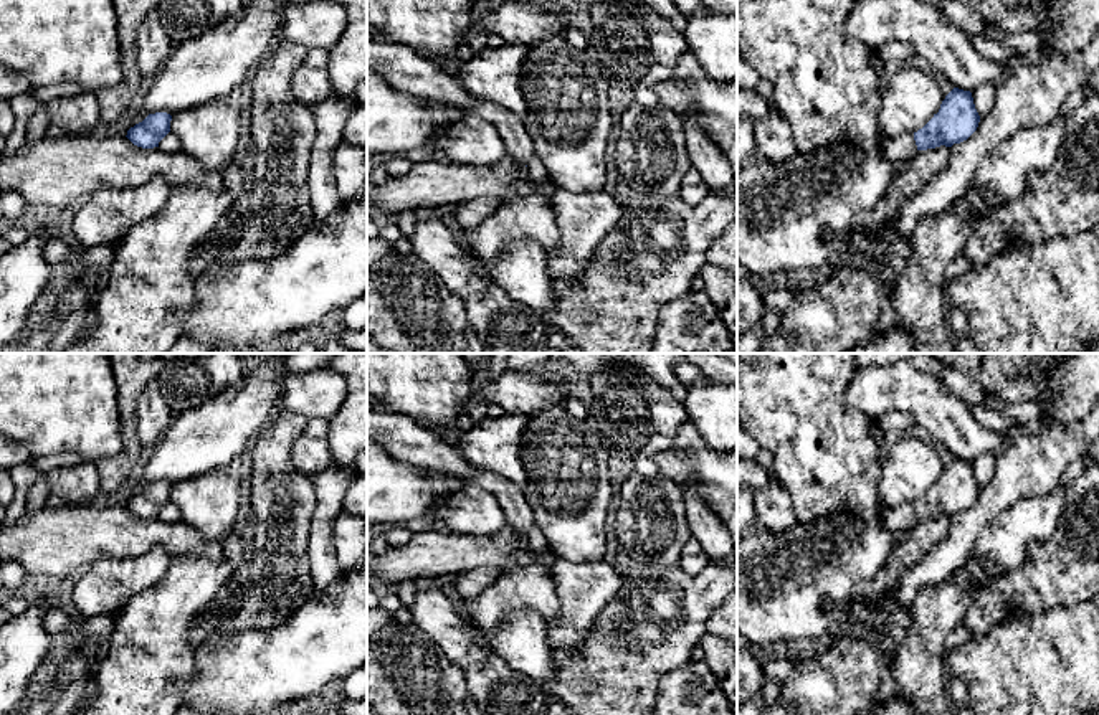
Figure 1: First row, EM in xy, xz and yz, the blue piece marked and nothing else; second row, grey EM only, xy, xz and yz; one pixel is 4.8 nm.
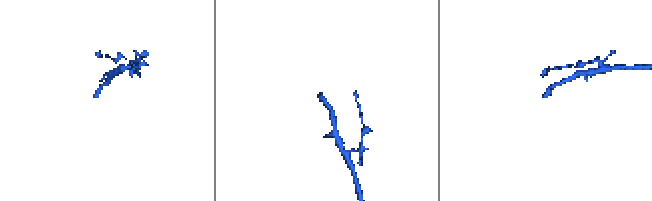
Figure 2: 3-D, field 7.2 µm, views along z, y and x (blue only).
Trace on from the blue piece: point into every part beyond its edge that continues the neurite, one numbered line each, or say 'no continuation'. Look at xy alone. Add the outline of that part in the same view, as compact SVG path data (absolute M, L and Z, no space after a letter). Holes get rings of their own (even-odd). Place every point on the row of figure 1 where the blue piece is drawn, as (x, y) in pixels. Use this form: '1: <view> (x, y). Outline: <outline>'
no continuation

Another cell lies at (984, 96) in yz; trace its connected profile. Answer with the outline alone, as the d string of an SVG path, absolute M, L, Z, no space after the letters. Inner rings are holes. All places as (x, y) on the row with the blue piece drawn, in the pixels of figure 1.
M982 84L975 91L972 91L973 104L980 117L992 112L995 104L995 86Z

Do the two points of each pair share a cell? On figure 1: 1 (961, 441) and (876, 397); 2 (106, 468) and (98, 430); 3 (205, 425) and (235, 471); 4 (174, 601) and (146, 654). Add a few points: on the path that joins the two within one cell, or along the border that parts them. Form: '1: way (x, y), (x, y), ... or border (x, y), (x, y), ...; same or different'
1: way (939, 420), (916, 397), (898, 397); same
2: border (119, 421), (121, 449), (95, 464); different
3: border (242, 459), (210, 468), (194, 478); different
4: way (162, 615), (152, 626), (151, 641); same

